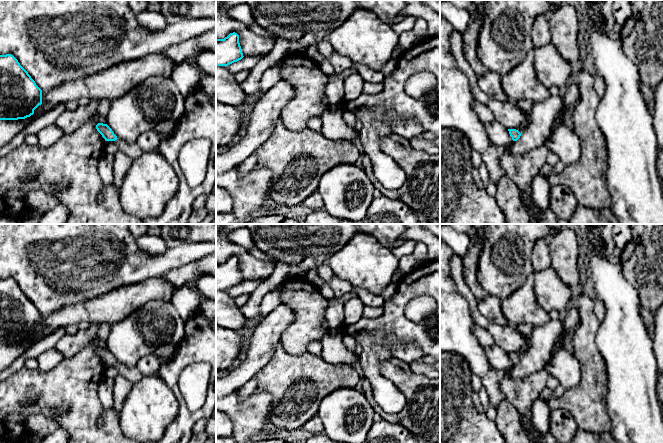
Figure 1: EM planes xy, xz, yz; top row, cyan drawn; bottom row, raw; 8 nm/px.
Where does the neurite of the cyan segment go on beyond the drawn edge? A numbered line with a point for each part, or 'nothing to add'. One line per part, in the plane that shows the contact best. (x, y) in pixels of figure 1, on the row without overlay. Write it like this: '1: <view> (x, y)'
nothing to add

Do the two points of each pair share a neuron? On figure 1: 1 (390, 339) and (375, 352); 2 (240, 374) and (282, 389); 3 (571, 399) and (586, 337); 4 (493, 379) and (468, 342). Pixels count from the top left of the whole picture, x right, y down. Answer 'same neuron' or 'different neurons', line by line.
1: same neuron
2: different neurons
3: same neuron
4: same neuron

